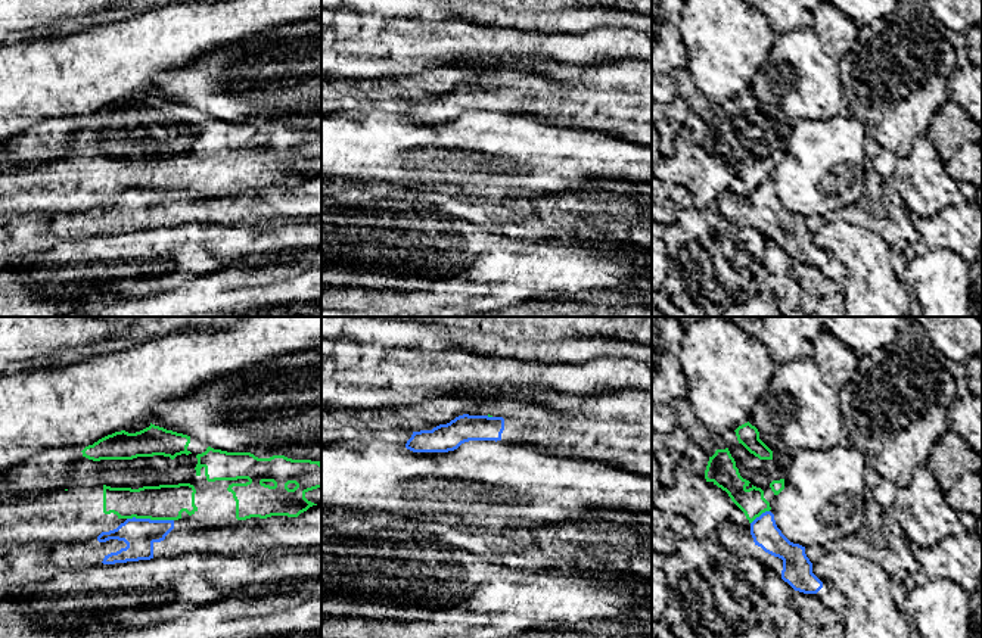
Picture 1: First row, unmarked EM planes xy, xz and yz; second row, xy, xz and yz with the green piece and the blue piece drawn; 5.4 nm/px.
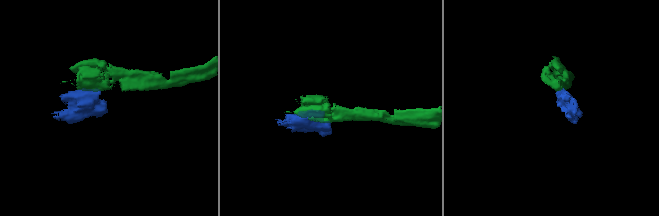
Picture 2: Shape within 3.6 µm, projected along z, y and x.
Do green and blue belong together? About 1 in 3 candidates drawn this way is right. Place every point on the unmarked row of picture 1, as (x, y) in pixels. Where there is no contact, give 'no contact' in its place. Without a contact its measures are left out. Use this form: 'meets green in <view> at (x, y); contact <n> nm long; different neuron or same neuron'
meets green in xy at (151, 189); contact 260 nm long; different neuron

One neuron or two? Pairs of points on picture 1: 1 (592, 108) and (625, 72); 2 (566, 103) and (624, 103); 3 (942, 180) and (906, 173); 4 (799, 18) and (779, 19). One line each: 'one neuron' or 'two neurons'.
1: one neuron
2: one neuron
3: one neuron
4: one neuron

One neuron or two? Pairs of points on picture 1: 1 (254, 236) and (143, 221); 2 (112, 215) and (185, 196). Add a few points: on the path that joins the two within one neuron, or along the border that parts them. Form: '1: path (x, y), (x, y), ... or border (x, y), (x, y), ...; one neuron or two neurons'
1: border (226, 226), (252, 226), (260, 229); two neurons
2: path (130, 211), (146, 201), (167, 201); one neuron

